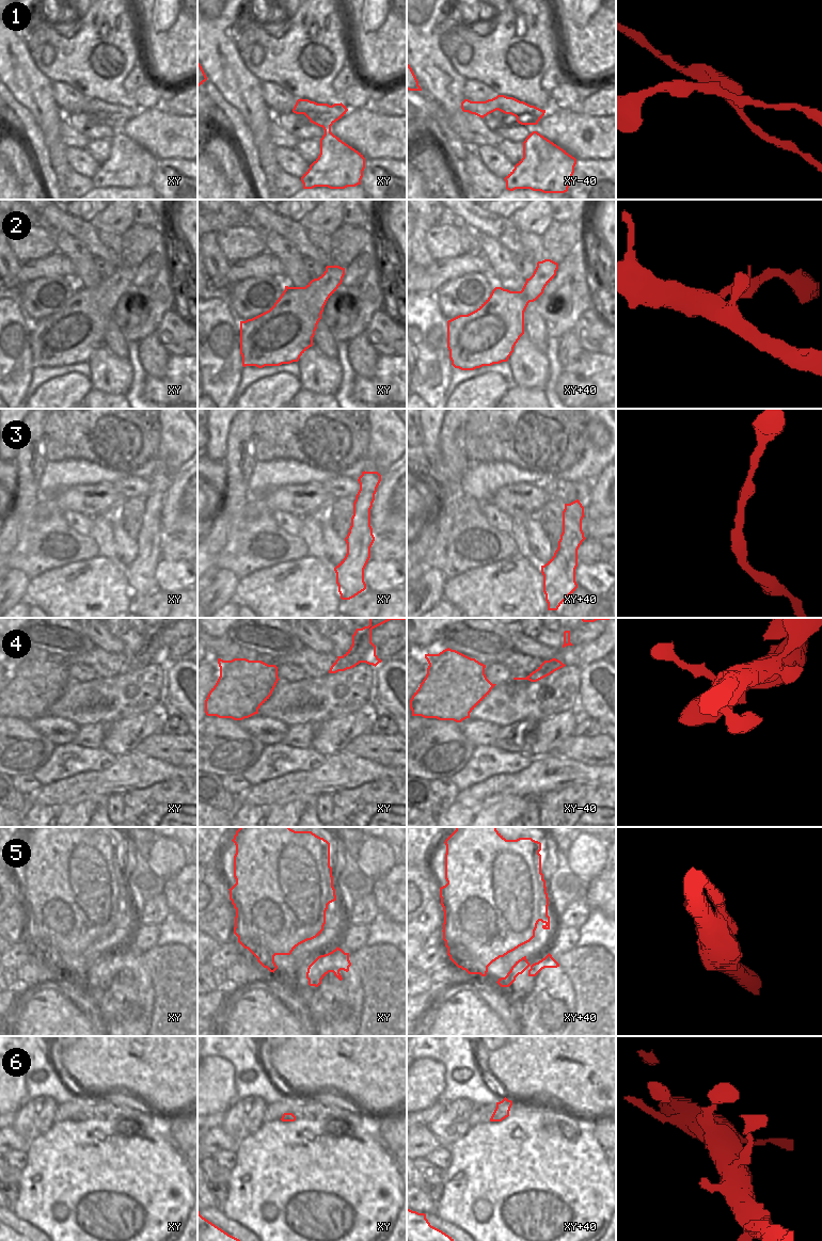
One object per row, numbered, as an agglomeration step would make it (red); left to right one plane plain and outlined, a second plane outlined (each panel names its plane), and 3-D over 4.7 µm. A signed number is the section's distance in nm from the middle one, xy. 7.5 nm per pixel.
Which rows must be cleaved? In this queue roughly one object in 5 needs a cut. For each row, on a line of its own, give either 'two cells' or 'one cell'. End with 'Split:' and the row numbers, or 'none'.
1: two cells
2: one cell
3: one cell
4: one cell
5: one cell
6: one cell
Split: 1

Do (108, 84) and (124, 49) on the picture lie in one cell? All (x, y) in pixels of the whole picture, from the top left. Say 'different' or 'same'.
same

